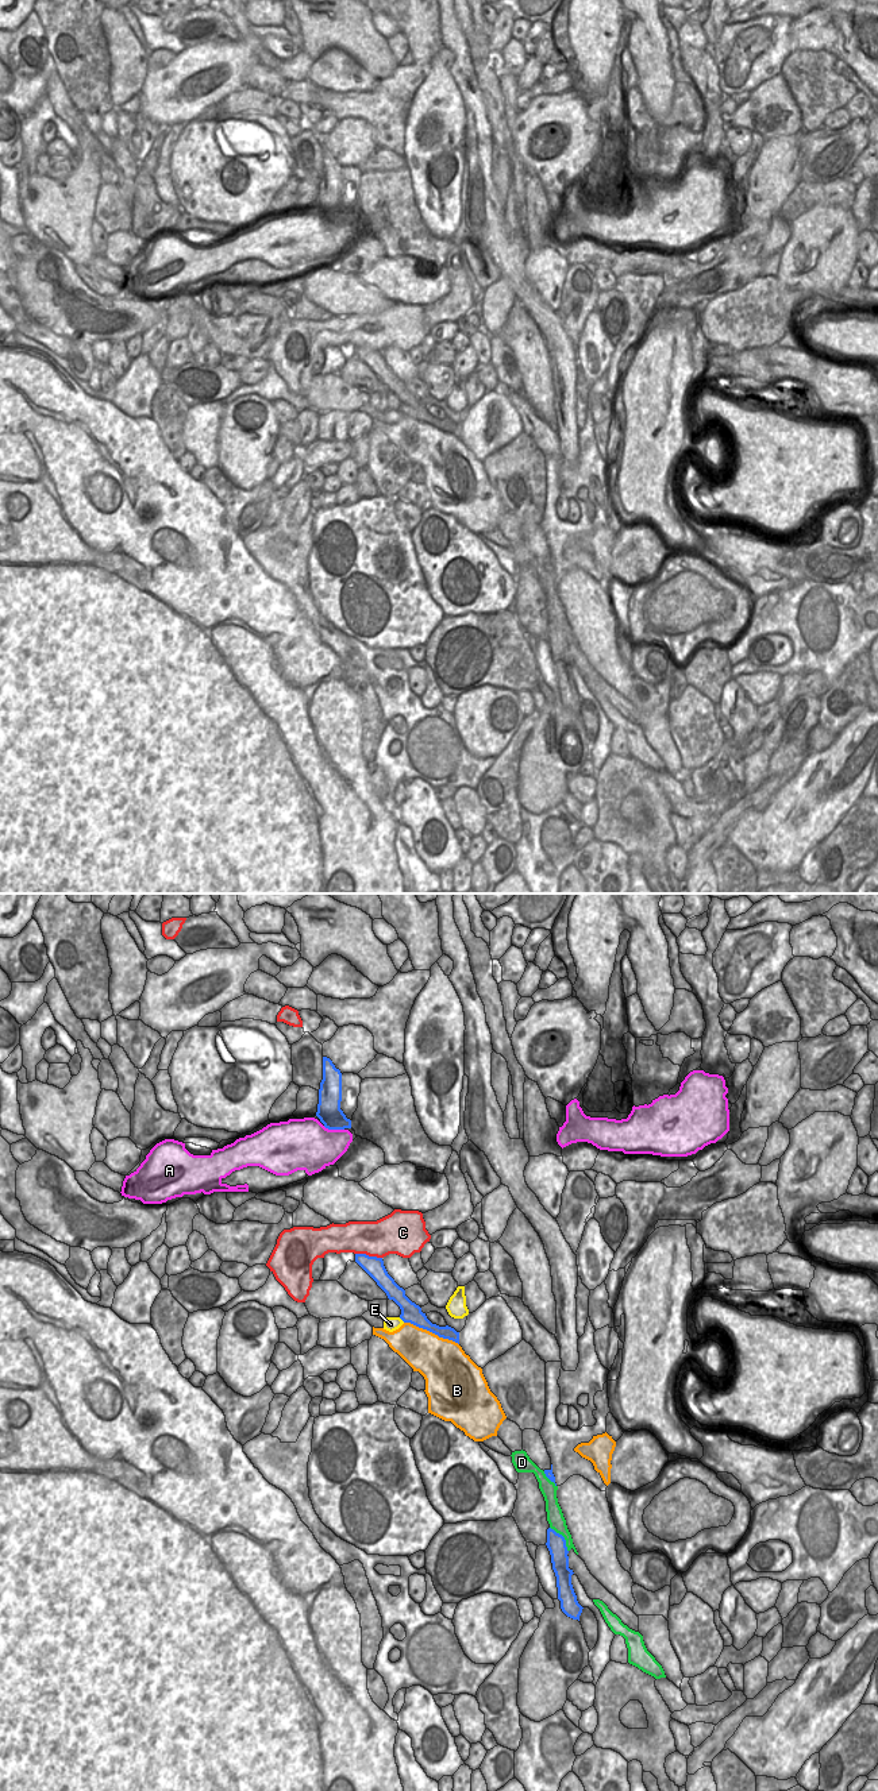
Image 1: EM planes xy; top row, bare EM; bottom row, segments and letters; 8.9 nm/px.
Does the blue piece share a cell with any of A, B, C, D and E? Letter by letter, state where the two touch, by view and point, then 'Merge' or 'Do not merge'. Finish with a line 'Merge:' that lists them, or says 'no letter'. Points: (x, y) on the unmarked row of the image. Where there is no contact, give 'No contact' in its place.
A: Touches blue at xy (334, 222). Do not merge
B: Touches blue at xy (431, 424). Do not merge
C: Touches blue at xy (368, 348). Do not merge
D: Touches blue at xy (563, 630). Do not merge
E: Touches blue at xy (401, 412). Do not merge
Merge: no letter.

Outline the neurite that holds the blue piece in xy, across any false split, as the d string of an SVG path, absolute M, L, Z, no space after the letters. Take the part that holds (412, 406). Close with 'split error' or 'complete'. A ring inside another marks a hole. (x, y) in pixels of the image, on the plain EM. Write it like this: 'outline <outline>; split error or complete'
outline M355 347L355 355L377 375L377 378L386 386L388 391L393 393L400 399L400 412L404 416L411 416L438 428L439 431L448 432L459 437L459 425L448 418L439 420L432 417L427 412L425 406L421 405L421 401L412 395L405 389L405 383L388 367L382 351Z; complete

